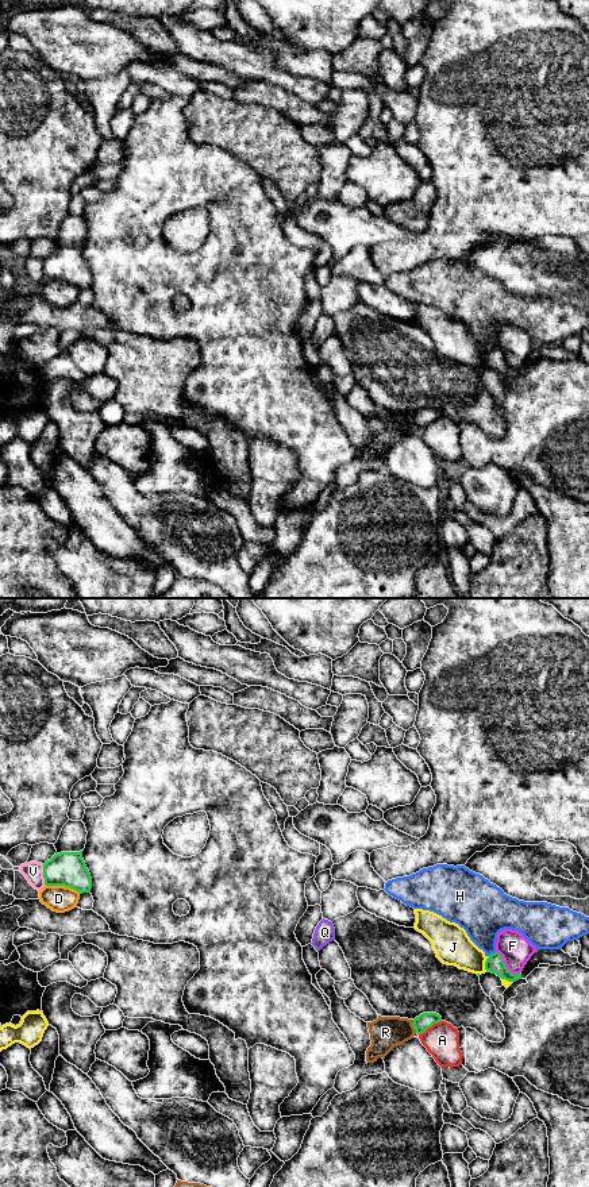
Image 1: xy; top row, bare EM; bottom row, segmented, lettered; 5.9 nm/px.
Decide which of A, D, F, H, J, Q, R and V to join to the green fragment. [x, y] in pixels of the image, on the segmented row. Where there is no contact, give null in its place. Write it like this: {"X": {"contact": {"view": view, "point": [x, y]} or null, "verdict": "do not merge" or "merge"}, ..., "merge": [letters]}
{"A": {"contact": {"view": "xy", "point": [430, 1026]}, "verdict": "do not merge"}, "D": {"contact": {"view": "xy", "point": [64, 885]}, "verdict": "do not merge"}, "F": {"contact": {"view": "xy", "point": [505, 966]}, "verdict": "do not merge"}, "H": {"contact": {"view": "xy", "point": [492, 954]}, "verdict": "do not merge"}, "J": {"contact": {"view": "xy", "point": [485, 964]}, "verdict": "do not merge"}, "Q": {"contact": null, "verdict": "merge"}, "R": {"contact": {"view": "xy", "point": [414, 1026]}, "verdict": "do not merge"}, "V": {"contact": {"view": "xy", "point": [43, 875]}, "verdict": "do not merge"}, "merge": ["Q"]}

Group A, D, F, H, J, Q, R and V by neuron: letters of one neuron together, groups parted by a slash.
A / D / F / H / J / Q / R / V

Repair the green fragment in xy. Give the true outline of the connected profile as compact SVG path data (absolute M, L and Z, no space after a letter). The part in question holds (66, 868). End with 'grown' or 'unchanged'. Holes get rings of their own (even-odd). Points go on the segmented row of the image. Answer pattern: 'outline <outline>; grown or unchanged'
outline M61 852L43 864L46 886L65 886L80 894L91 893L92 878L80 852Z; unchanged

